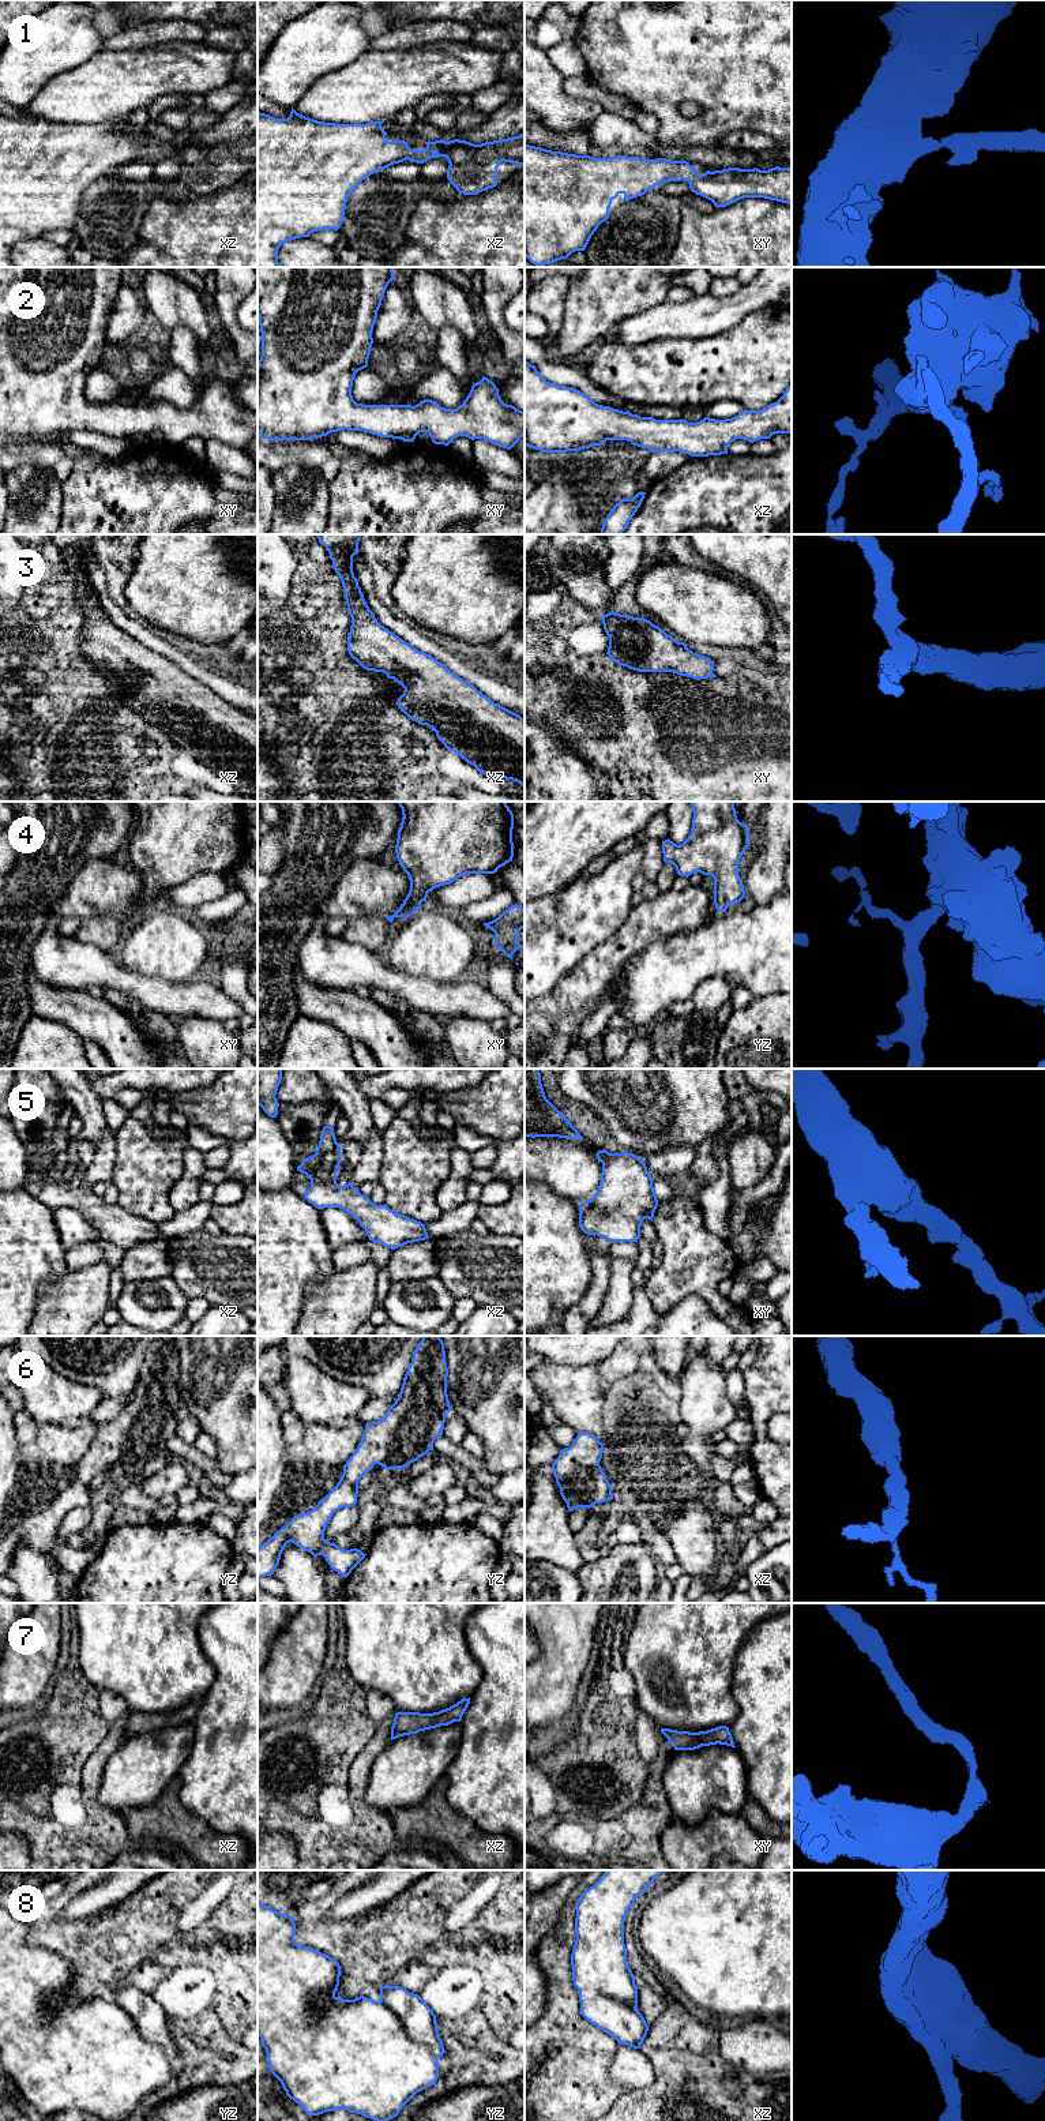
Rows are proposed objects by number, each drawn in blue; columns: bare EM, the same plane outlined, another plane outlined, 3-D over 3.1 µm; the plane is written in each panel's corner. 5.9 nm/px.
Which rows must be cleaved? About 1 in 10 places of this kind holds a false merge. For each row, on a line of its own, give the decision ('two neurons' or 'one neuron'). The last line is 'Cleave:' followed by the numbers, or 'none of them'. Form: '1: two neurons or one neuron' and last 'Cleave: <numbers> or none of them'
1: one neuron
2: one neuron
3: one neuron
4: one neuron
5: one neuron
6: one neuron
7: one neuron
8: one neuron
Cleave: none of them

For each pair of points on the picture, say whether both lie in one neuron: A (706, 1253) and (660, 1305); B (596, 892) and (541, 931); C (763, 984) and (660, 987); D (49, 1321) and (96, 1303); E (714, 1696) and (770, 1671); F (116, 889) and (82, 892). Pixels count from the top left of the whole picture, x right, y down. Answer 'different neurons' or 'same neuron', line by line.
A: same neuron
B: same neuron
C: same neuron
D: same neuron
E: different neurons
F: same neuron

